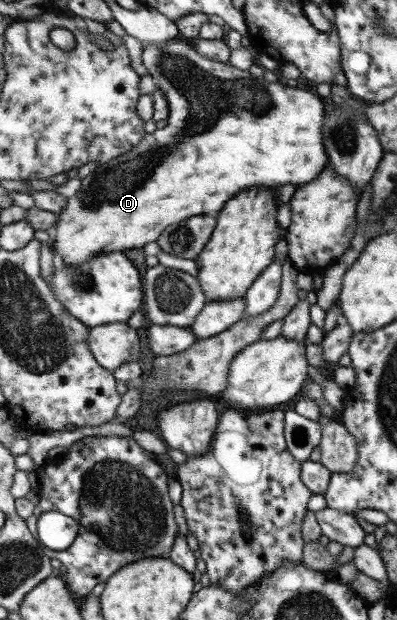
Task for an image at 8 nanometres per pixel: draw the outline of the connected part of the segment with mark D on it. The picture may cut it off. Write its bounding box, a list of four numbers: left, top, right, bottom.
[52,36,332,266]

